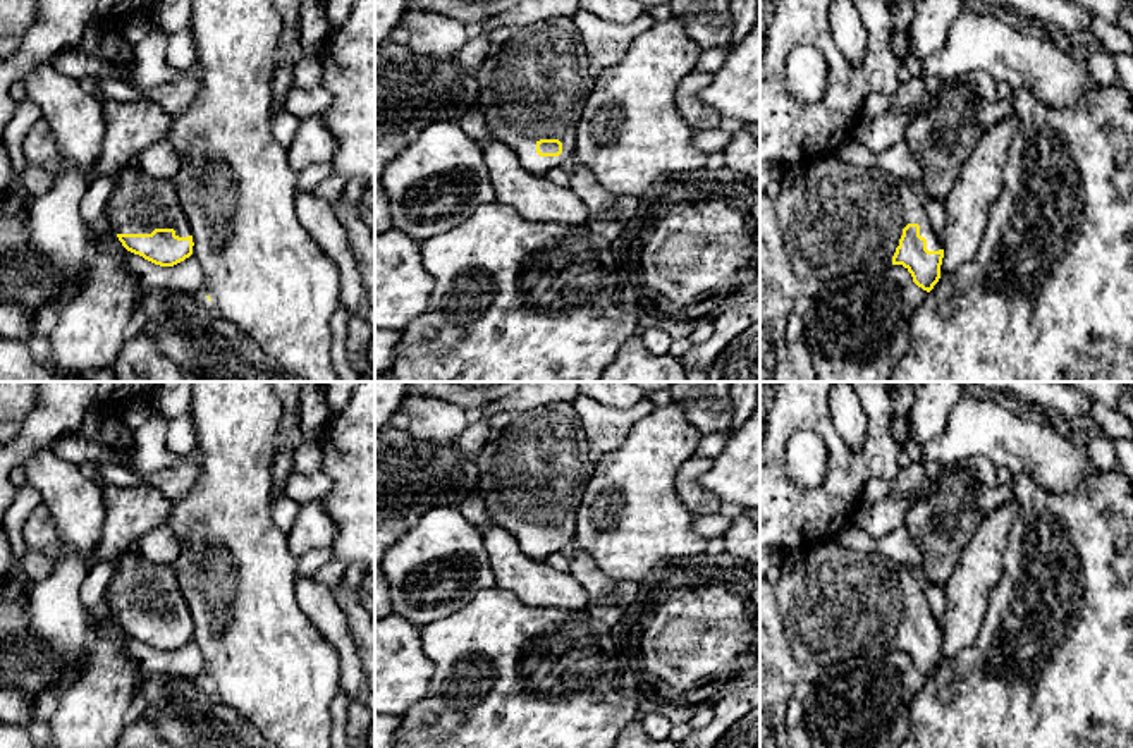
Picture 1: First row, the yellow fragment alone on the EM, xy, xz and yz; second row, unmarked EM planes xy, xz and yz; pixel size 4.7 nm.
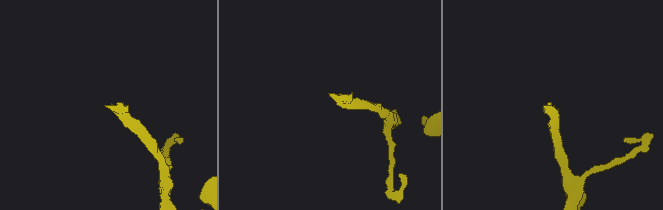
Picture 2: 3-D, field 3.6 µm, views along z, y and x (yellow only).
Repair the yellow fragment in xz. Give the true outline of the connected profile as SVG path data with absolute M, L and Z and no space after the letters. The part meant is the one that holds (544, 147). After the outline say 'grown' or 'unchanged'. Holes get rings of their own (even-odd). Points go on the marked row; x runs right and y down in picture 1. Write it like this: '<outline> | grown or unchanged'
M560 15L516 28L511 40L495 45L475 71L475 81L475 107L485 117L492 139L507 144L524 170L545 175L571 160L578 122L595 86L586 46L573 17Z | grown

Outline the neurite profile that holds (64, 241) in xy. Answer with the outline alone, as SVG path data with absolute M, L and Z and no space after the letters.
M52 64L28 71L21 83L28 98L40 107L53 134L57 156L67 163L60 174L53 175L52 187L31 199L22 224L40 261L53 270L62 284L77 285L89 267L95 244L93 224L81 215L81 199L93 182L89 170L103 153L107 127L101 96L86 93L77 79L60 74Z

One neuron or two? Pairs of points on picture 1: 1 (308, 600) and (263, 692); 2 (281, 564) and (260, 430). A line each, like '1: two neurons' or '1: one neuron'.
1: two neurons
2: one neuron

